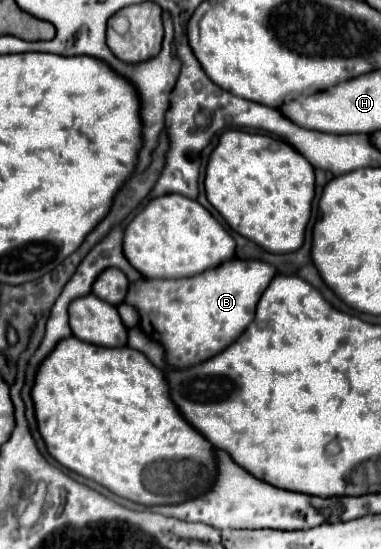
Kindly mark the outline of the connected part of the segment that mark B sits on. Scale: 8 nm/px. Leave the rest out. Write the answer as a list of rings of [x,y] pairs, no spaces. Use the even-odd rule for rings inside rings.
[[[231,258],[225,264],[219,264],[217,268],[205,270],[199,276],[189,276],[185,280],[139,278],[137,282],[129,284],[125,302],[137,308],[141,330],[165,348],[167,362],[173,368],[185,368],[187,364],[193,366],[221,352],[223,348],[227,348],[227,344],[231,344],[231,340],[235,340],[247,328],[247,324],[253,320],[253,312],[257,308],[257,300],[261,298],[261,292],[265,292],[265,288],[269,286],[275,274],[277,268],[271,266],[269,262]]]

